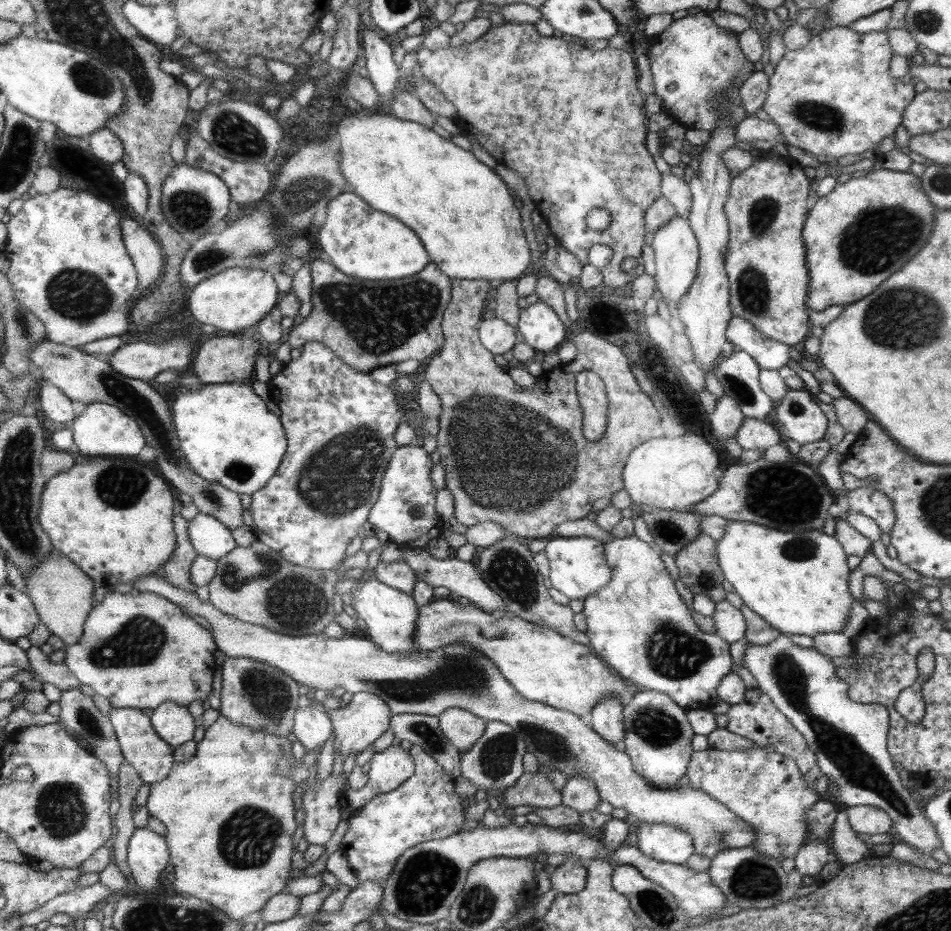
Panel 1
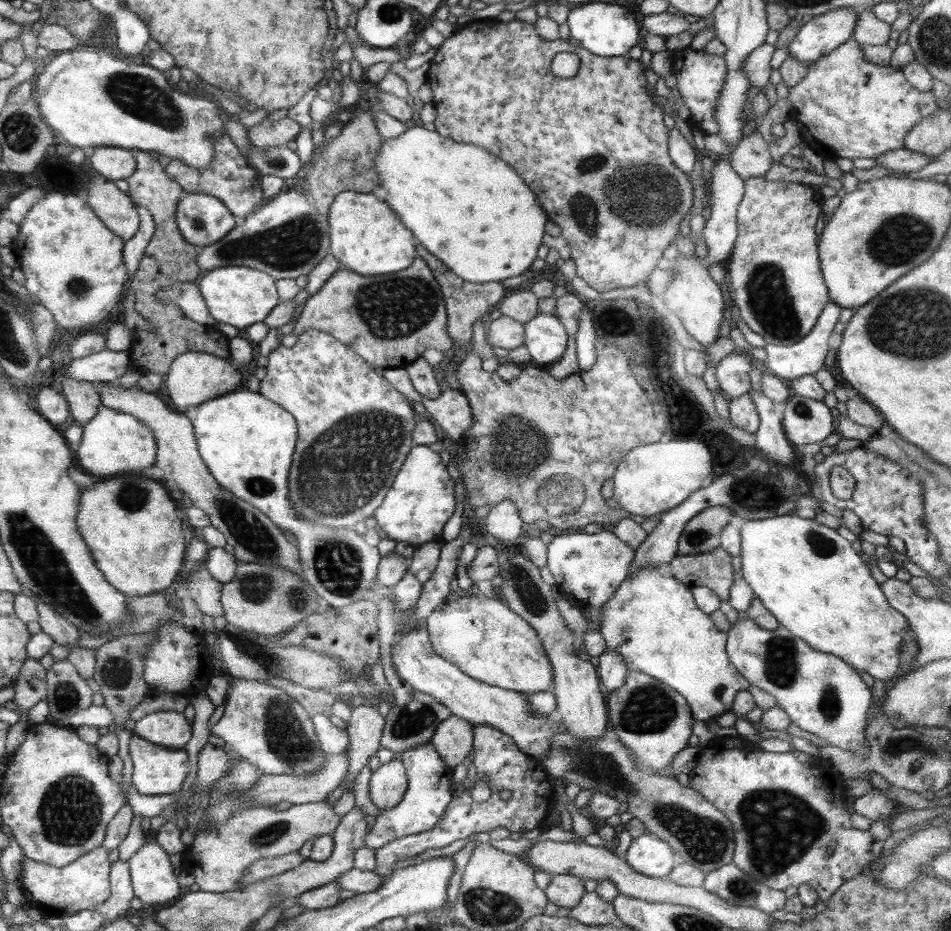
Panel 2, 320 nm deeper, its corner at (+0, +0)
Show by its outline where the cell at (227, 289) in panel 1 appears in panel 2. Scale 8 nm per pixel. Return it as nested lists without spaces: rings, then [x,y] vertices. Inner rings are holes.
[[[225,266],[206,272],[198,282],[200,294],[204,297],[210,314],[218,323],[232,324],[237,329],[263,320],[281,301],[275,278],[269,274],[247,266]]]

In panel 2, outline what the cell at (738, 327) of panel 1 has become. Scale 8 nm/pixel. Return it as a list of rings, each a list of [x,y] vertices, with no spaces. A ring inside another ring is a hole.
[[[828,301],[828,304],[824,305],[820,316],[816,319],[810,333],[804,336],[804,339],[800,340],[800,342],[792,345],[767,343],[764,346],[764,350],[768,356],[766,356],[763,369],[788,382],[798,379],[800,376],[815,375],[820,369],[823,369],[826,356],[830,351],[829,339],[838,322],[840,309],[841,306],[838,306],[835,302]]]

